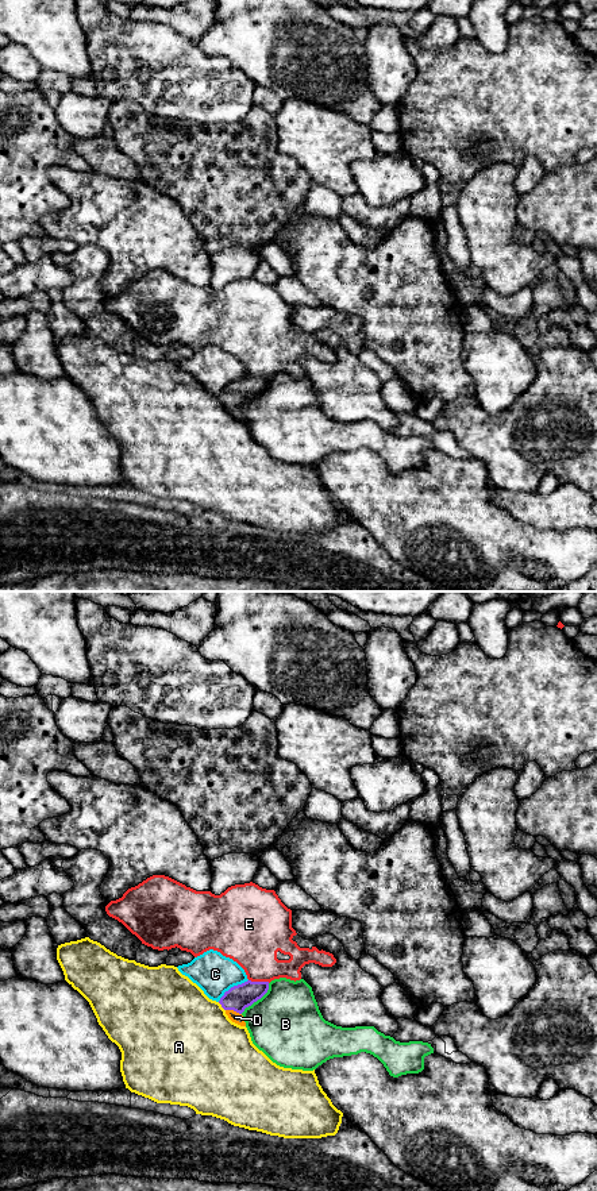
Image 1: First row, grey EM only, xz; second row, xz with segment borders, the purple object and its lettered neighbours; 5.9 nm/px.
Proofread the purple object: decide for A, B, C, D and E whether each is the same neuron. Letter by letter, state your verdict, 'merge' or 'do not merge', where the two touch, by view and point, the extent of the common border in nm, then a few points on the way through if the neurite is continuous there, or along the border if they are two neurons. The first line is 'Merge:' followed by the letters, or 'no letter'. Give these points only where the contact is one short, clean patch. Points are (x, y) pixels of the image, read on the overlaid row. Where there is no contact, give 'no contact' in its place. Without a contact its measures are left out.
Merge: D
A: do not merge | xz (222, 1006) | 70 nm
B: do not merge | xz (257, 999) | 260 nm
C: do not merge | xz (231, 987) | 220 nm
D: merge | xz (234, 1010) | 100 nm | across xz (239, 997), (234, 1002), (234, 1010), (235, 1017)
E: do not merge | xz (260, 982) | 130 nm

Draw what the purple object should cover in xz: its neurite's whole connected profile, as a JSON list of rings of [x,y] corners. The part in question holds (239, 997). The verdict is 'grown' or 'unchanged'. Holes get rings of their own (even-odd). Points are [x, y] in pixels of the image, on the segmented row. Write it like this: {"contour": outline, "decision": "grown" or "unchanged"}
{"contour": [[[247,980],[226,991],[219,1003],[226,1010],[226,1014],[232,1022],[246,1026],[242,1013],[246,1007],[261,999],[267,992],[267,990],[269,982]]], "decision": "grown"}

